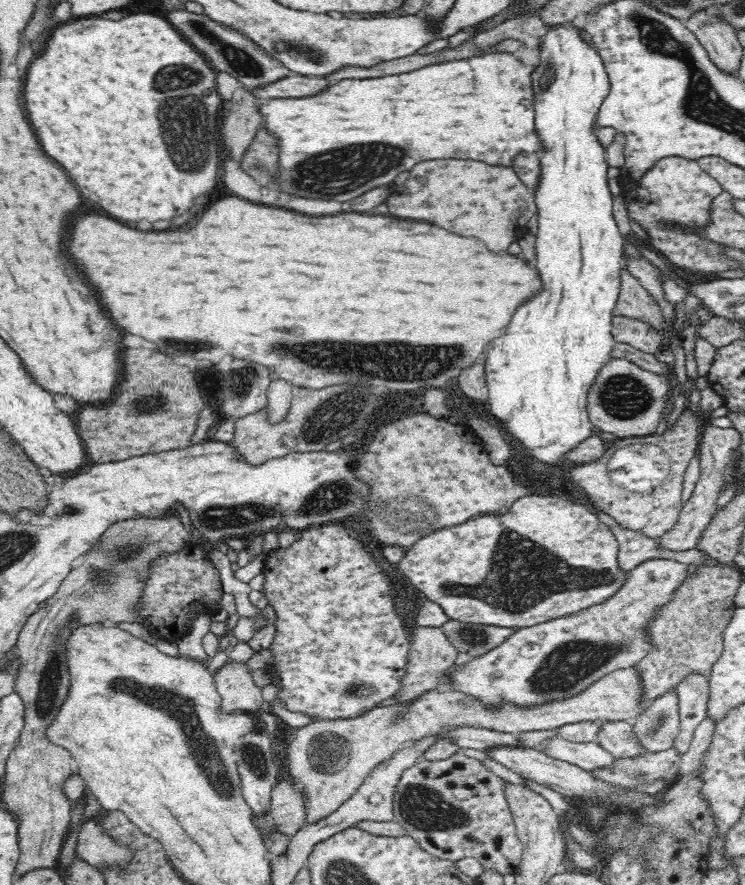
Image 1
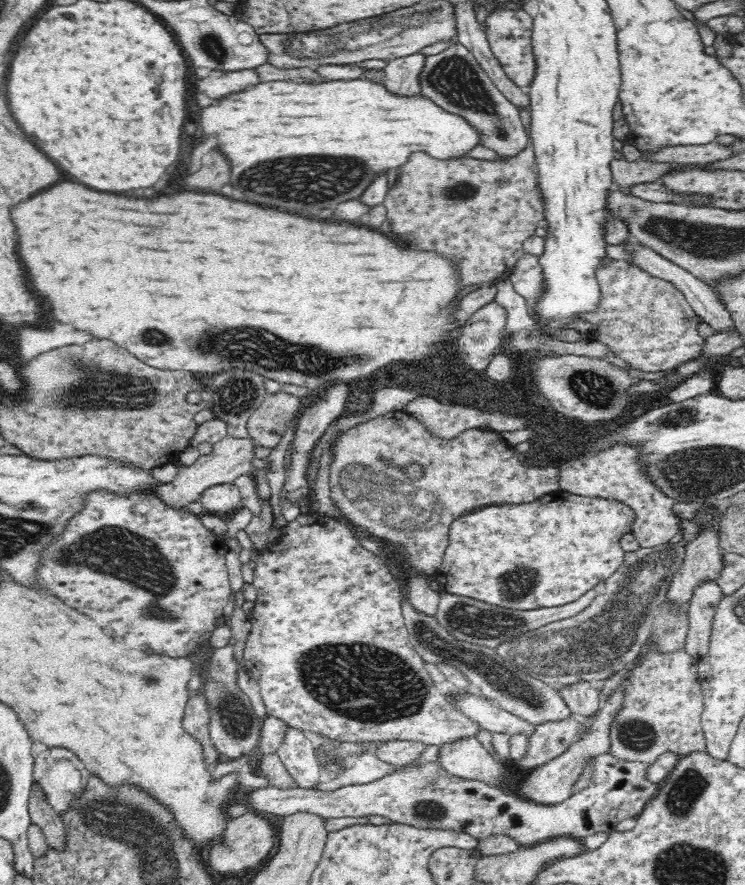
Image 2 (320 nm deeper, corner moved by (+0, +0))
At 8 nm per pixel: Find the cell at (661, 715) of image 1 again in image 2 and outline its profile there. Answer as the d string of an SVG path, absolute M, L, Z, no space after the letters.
M685 650L671 653L643 652L632 660L627 677L622 684L622 704L614 714L610 724L610 748L608 752L618 761L641 762L652 765L664 752L671 752L680 758L706 748L705 736L701 727L701 714L704 710L702 684L699 681L696 660Z

